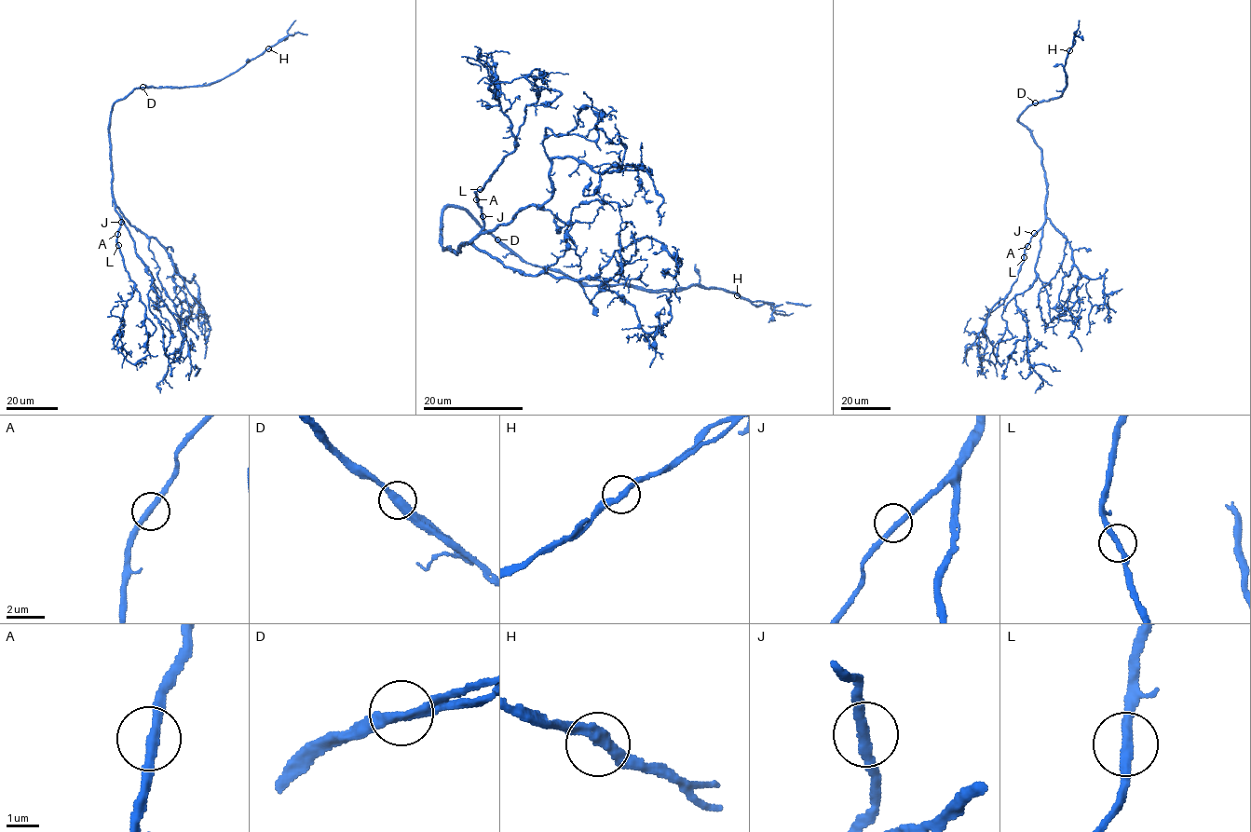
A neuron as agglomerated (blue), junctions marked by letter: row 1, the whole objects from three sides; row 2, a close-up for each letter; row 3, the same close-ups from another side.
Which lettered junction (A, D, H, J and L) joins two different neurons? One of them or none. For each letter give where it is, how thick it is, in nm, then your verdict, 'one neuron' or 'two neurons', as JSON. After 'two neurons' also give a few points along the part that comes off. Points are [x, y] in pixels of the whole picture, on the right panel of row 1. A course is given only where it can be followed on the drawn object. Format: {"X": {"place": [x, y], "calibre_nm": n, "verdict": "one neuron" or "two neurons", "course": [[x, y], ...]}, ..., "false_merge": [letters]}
{"A": {"place": [1027, 246], "calibre_nm": 280, "verdict": "one neuron"}, "D": {"place": [1035, 102], "calibre_nm": 300, "verdict": "one neuron"}, "H": {"place": [1069, 50], "calibre_nm": 300, "verdict": "one neuron"}, "J": {"place": [1034, 233], "calibre_nm": 300, "verdict": "one neuron"}, "L": {"place": [1024, 257], "calibre_nm": 280, "verdict": "one neuron"}, "false_merge": []}

